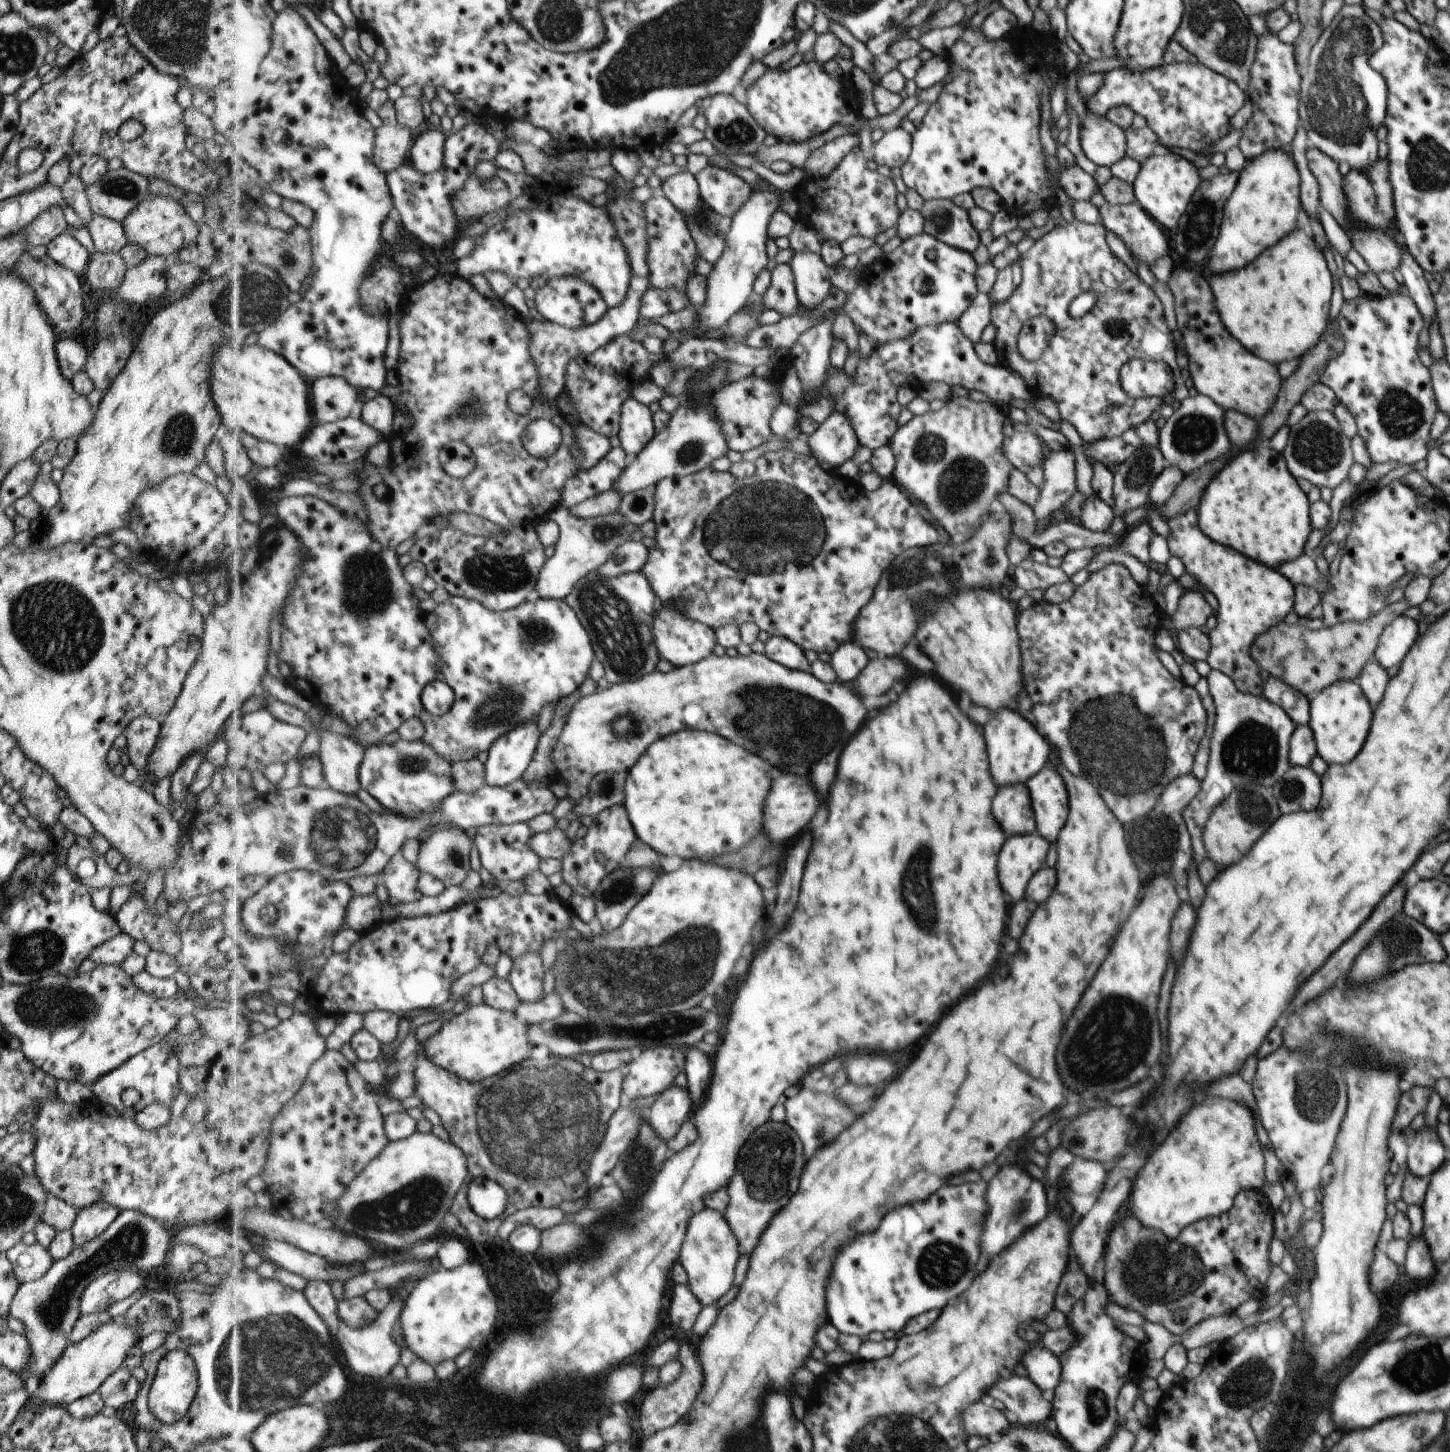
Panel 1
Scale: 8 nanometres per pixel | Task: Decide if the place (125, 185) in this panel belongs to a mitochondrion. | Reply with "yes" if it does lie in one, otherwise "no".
yes

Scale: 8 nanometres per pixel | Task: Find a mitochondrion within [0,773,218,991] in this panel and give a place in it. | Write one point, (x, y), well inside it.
(32, 953)

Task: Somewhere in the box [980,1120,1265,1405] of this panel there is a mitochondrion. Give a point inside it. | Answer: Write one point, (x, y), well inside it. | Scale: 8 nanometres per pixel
(1141, 1293)

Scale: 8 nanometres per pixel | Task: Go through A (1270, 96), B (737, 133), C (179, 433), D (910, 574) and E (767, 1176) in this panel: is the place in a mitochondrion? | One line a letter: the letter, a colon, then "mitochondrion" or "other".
A: other
B: mitochondrion
C: mitochondrion
D: mitochondrion
E: mitochondrion

